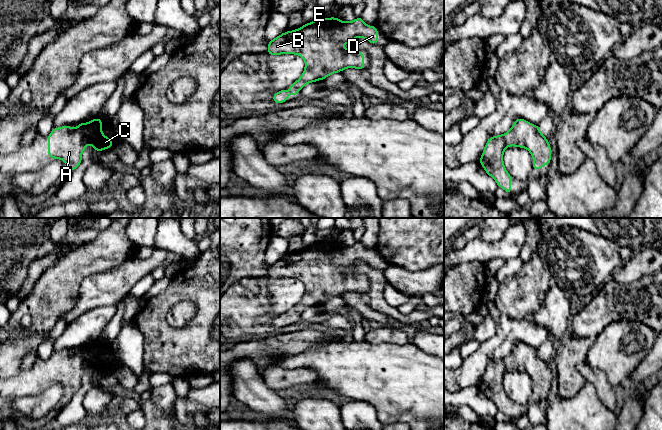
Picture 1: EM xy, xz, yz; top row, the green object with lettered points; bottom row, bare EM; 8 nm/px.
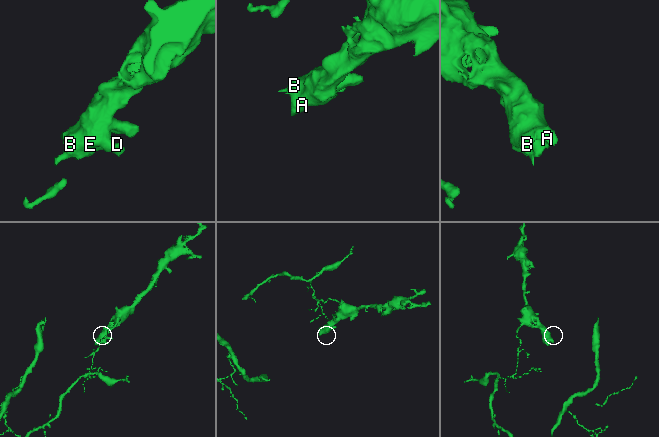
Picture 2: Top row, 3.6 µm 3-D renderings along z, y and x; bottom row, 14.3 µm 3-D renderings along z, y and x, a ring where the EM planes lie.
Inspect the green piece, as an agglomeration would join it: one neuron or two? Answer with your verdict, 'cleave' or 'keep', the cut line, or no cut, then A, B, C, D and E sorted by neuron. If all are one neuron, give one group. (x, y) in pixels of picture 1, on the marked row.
keep; no cut; A B C D E

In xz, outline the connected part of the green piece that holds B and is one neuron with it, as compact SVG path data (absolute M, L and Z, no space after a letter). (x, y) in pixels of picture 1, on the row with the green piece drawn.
M337 17L318 18L268 42L267 52L269 55L296 54L305 60L303 74L288 89L291 96L296 96L306 84L324 80L333 73L346 68L366 69L361 50L342 48L357 37L378 44L378 29L366 25L361 17L350 22Z

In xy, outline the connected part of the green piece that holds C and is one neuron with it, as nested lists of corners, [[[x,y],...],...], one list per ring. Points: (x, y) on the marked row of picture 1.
[[[100,117],[88,123],[79,123],[75,129],[72,126],[54,128],[47,137],[48,156],[62,159],[69,171],[81,164],[82,152],[87,144],[93,146],[97,153],[113,147],[111,137],[105,137],[102,133]]]

